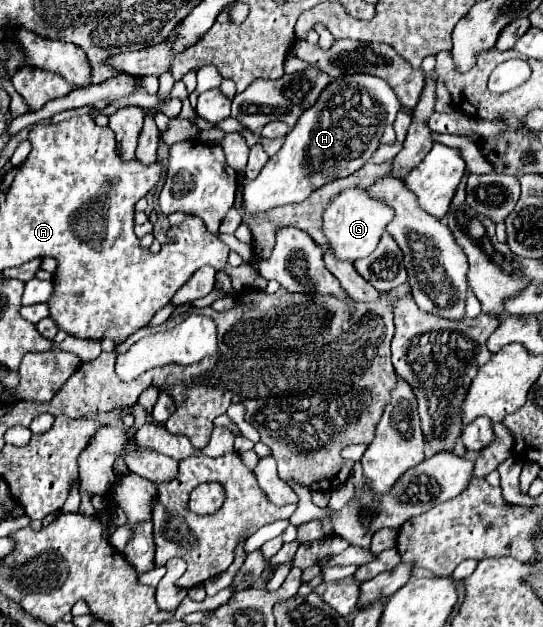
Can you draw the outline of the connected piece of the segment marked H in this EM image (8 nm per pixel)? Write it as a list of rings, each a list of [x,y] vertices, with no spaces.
[[[357,73],[333,79],[317,103],[299,117],[293,131],[287,133],[283,147],[261,169],[259,177],[245,181],[245,213],[259,215],[273,207],[301,203],[311,195],[311,191],[331,179],[347,177],[359,171],[377,151],[385,127],[395,121],[401,109],[403,105],[399,103],[395,91],[379,77]]]

